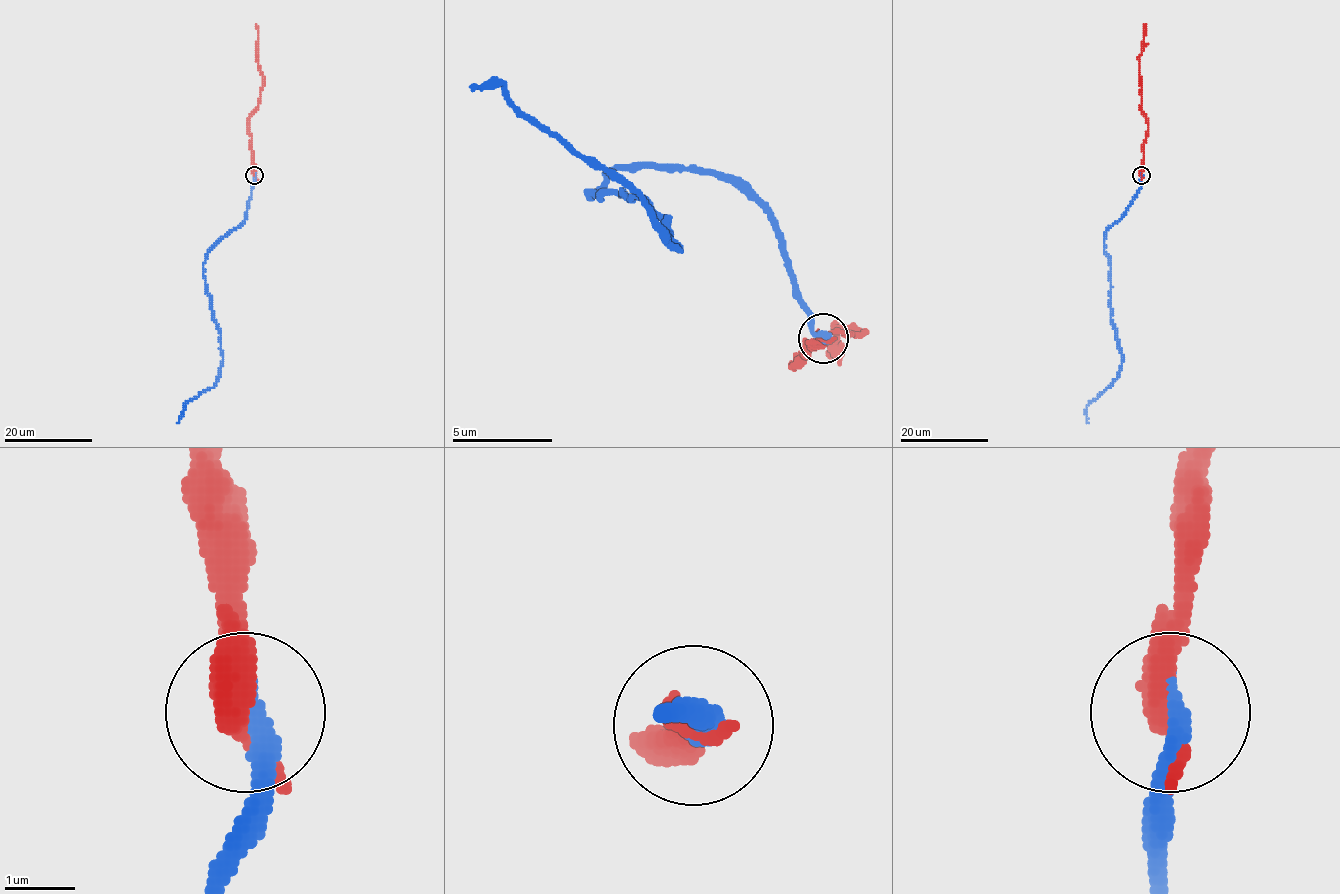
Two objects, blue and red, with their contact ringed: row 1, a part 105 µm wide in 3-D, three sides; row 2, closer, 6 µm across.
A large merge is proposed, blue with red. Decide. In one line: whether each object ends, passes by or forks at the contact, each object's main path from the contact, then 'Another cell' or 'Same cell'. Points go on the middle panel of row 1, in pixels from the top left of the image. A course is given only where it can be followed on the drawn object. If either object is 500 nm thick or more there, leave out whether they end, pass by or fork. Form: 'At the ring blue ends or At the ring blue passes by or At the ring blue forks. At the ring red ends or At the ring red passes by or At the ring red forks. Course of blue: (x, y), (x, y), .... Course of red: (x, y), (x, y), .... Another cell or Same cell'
At the ring blue ends. At the ring red passes by. Course of blue: (822, 339), (752, 198), (621, 168), (591, 193), (636, 193), (681, 244), (500, 83), (470, 83). Course of red: (822, 339), (807, 344), (797, 364), (792, 364), (842, 334), (862, 329), (837, 329), (837, 349), (827, 359). Same cell

